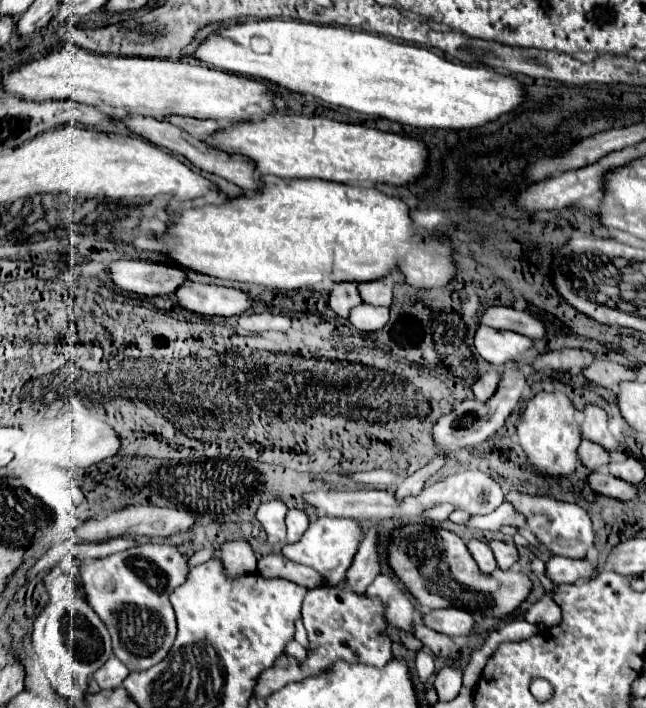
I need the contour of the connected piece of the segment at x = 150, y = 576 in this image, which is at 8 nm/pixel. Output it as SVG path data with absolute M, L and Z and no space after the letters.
M140 544L136 548L110 554L106 558L98 558L94 562L82 564L78 572L70 574L70 584L76 584L76 588L84 594L84 600L88 606L100 616L100 620L106 624L110 636L112 636L112 650L122 664L130 672L146 670L154 664L158 664L168 650L174 644L176 638L176 616L172 610L172 604L168 600L170 592L186 582L188 576L188 560L178 552L172 544Z

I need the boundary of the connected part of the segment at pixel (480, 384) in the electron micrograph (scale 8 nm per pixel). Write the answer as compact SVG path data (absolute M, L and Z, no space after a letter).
M488 370L486 374L482 374L474 386L472 386L472 392L476 396L476 400L488 400L488 396L494 392L494 388L498 386L498 380L500 380L500 372L498 370Z

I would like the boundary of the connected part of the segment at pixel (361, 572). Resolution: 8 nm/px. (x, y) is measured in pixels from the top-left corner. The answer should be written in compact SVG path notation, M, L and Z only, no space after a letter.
M372 526L366 532L366 536L364 536L356 556L354 556L354 562L352 562L352 566L350 566L348 574L346 574L350 590L354 590L358 594L366 592L366 588L372 584L374 576L378 576L378 572L380 572L378 536L380 536L378 526Z

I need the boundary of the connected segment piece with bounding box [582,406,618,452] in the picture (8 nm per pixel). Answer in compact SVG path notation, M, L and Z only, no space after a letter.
M590 406L588 412L584 412L584 420L582 420L582 434L596 442L596 444L602 444L608 452L614 452L618 450L618 442L614 440L614 436L610 434L608 426L606 426L606 416L602 414L600 408L596 406Z

